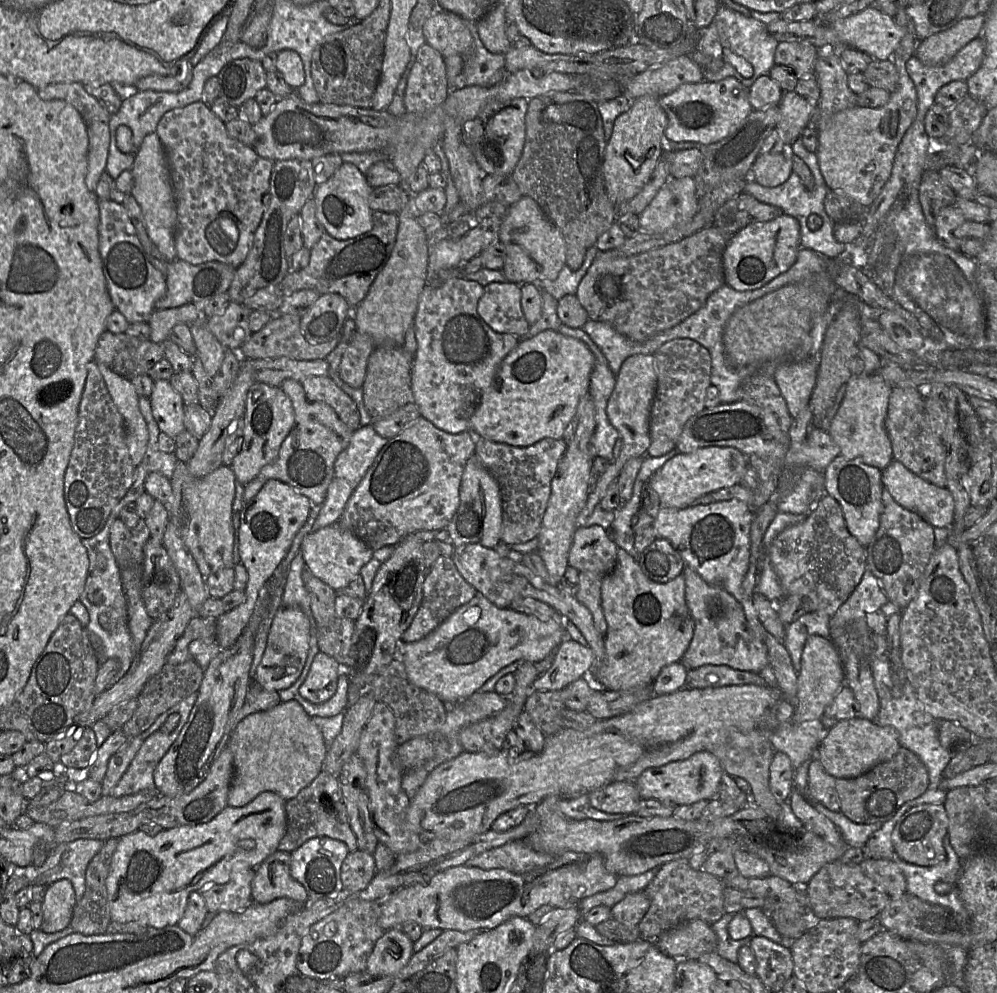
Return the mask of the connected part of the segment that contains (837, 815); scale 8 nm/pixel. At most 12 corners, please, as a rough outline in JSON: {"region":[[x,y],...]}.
{"region":[[820,802],[813,807],[830,819],[850,848],[863,848],[882,823],[857,823]]}

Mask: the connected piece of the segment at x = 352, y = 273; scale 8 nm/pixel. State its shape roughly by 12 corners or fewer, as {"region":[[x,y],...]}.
{"region":[[374,211],[371,231],[325,232],[310,261],[280,283],[364,300],[393,251],[398,215]]}

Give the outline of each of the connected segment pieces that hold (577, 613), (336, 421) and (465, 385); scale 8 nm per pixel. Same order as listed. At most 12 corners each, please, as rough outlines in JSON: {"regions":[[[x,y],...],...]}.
{"regions":[[[480,544],[454,547],[458,572],[499,608],[533,598],[572,622],[593,652],[588,677],[605,663],[590,611],[522,562]],[[300,382],[280,389],[294,426],[244,501],[275,479],[321,506],[353,431]],[[427,283],[413,402],[451,434],[520,341],[481,318],[484,286]]]}

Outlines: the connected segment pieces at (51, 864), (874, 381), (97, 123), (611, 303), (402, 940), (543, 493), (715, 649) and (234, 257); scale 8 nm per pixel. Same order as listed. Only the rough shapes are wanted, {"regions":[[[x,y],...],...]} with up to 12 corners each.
{"regions":[[[103,840],[61,843],[41,865],[12,867],[4,899],[69,880],[78,902]],[[853,376],[827,430],[847,459],[883,470],[892,386]],[[79,82],[37,90],[63,100],[82,116],[89,137],[87,188],[106,170],[111,114]],[[708,226],[633,256],[598,252],[575,296],[645,341],[725,285]],[[400,928],[386,930],[365,972],[397,974],[414,954]],[[475,437],[499,485],[502,543],[538,536],[566,447]],[[689,566],[694,621],[680,662],[759,673],[767,647],[741,603]],[[201,100],[156,133],[177,259],[238,268],[275,161]]]}

